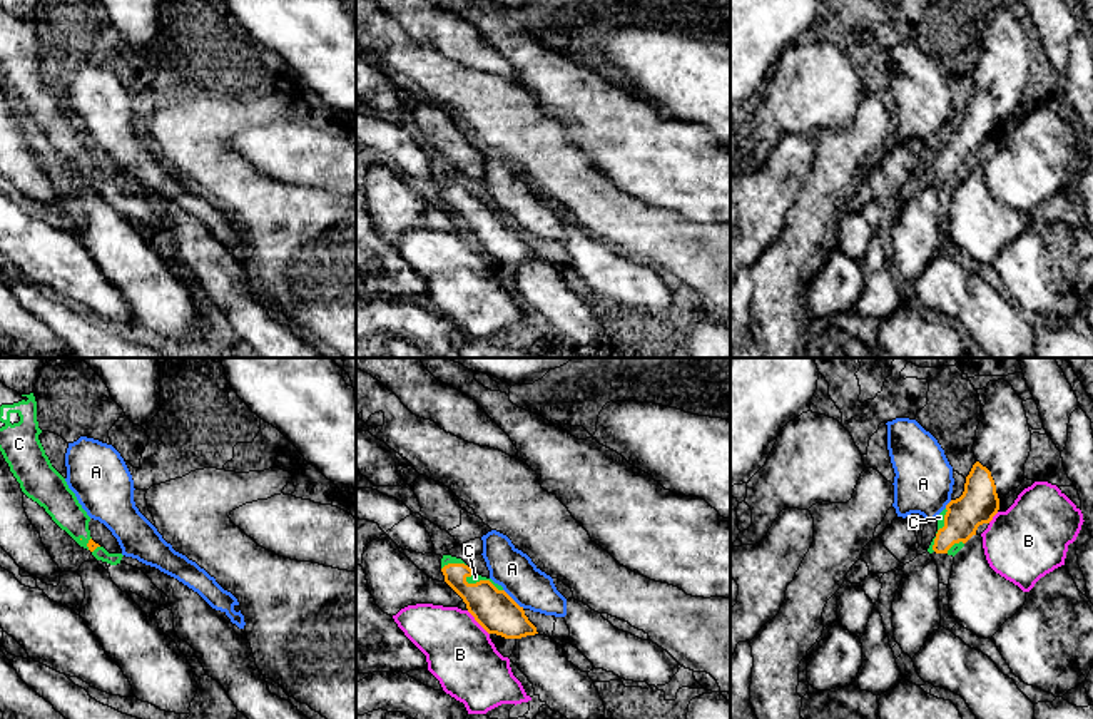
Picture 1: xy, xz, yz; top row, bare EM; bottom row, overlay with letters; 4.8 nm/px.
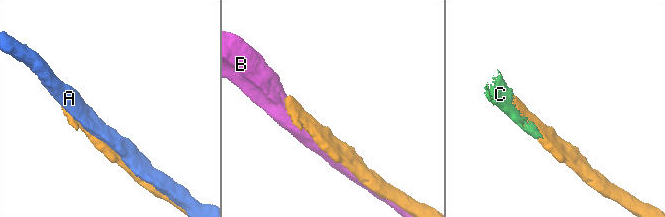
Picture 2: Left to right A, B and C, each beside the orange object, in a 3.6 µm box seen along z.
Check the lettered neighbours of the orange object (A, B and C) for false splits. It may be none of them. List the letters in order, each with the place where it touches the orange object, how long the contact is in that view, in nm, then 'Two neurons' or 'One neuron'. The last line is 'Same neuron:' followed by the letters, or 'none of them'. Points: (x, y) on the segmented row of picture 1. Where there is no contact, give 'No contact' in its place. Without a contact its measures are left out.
A: Touches orange at xz (512, 599). Shared border 140 nm. Two neurons
B: Touches orange at xz (477, 621). Shared border 160 nm. Two neurons
C: Touches orange at xz (483, 581). Shared border 200 nm. One neuron
Same neuron: C

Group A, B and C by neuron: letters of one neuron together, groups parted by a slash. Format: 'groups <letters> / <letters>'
groups A / B / C

